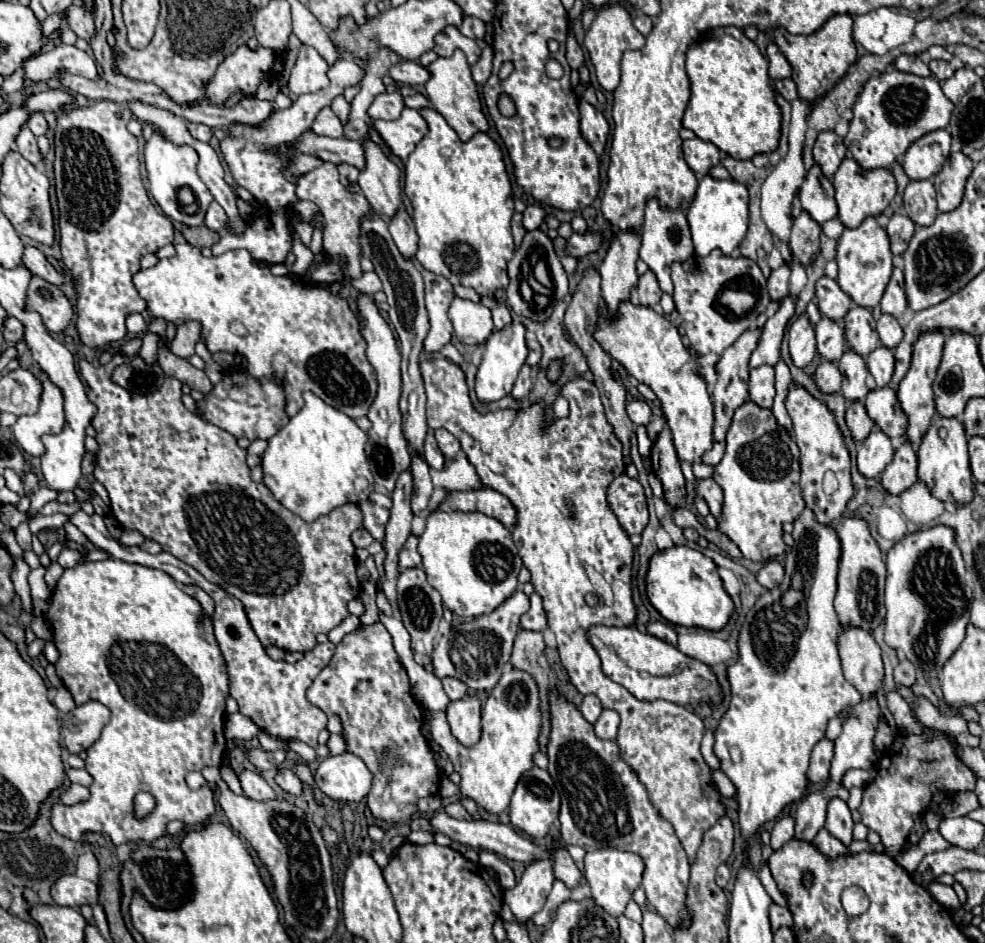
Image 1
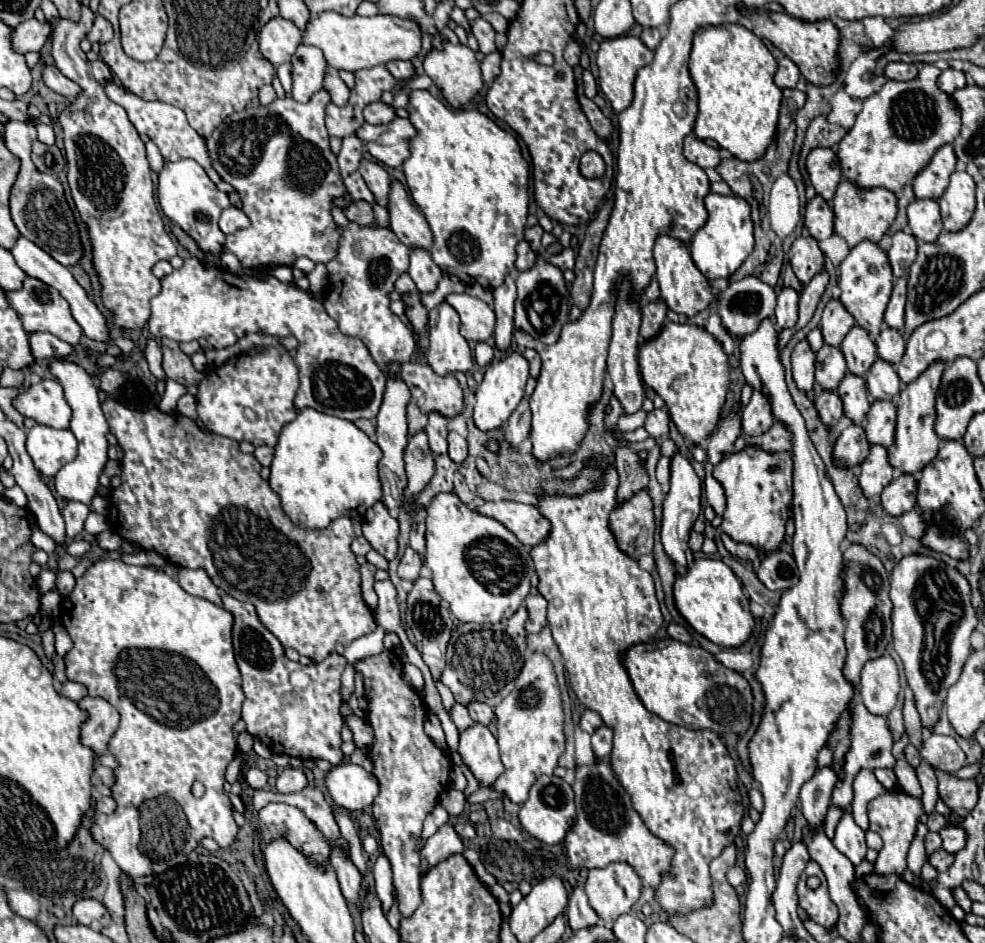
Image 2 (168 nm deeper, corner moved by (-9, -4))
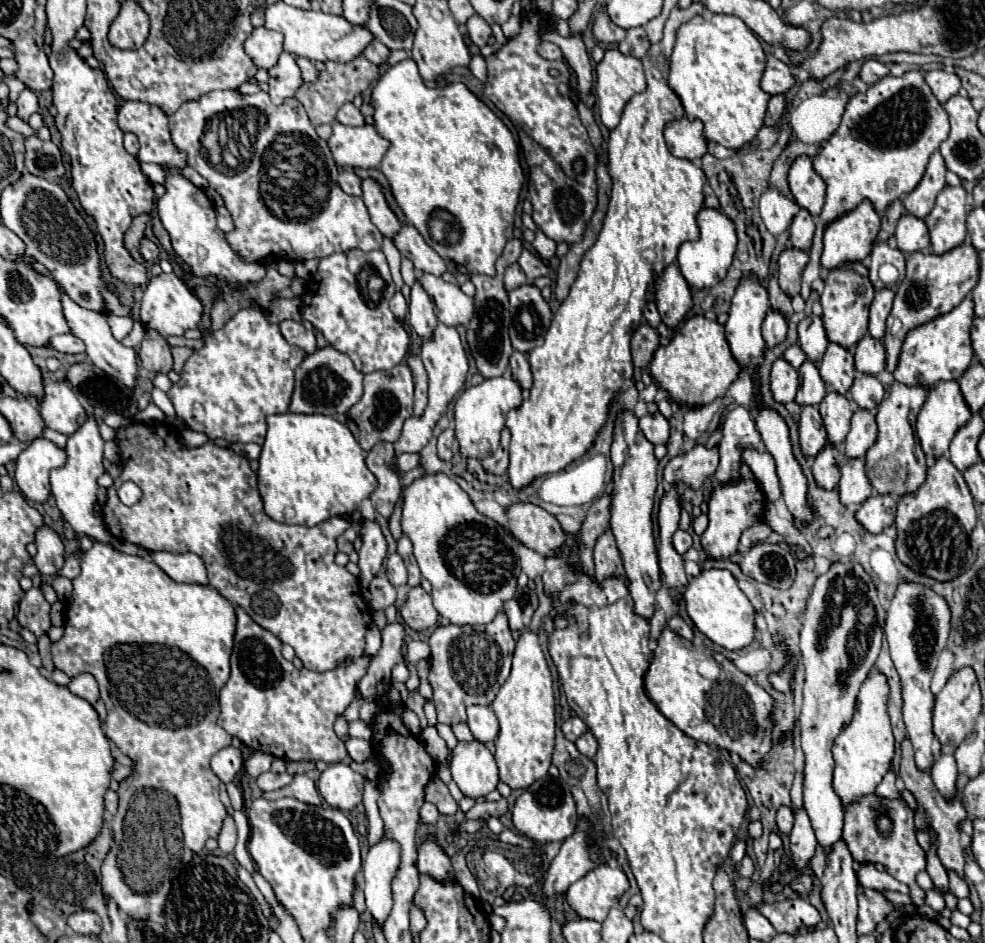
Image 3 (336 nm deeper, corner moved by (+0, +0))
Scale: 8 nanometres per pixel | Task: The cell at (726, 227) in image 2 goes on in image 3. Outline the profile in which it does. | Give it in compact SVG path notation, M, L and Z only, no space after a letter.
M702 209L696 217L700 239L694 243L682 243L678 249L678 267L692 289L708 289L720 283L732 265L732 255L736 251L736 231L732 221L716 209Z

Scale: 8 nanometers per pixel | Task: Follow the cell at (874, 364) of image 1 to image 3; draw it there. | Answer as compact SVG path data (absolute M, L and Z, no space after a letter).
M856 373L850 395L860 409L868 409L870 413L876 413L880 401L884 399L884 387L874 375Z

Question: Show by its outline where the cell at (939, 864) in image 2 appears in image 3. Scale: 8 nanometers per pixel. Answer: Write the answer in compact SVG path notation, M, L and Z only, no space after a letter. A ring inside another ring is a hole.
M866 795L866 797L862 797L862 799L858 799L846 807L842 841L846 843L854 861L858 861L858 863L880 863L894 879L908 885L914 905L922 907L924 905L924 891L916 885L916 875L926 869L926 853L918 845L914 829L910 827L912 817L914 817L914 813L904 799L884 799L878 795ZM878 817L892 819L892 831L888 835L884 835L878 829L878 825L876 825Z

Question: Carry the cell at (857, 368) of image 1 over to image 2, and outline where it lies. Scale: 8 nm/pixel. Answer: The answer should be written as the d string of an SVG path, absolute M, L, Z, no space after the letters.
M847 373L843 377L843 381L837 387L837 393L843 401L843 413L853 421L853 423L861 423L863 417L867 415L871 403L869 403L869 391L867 391L867 383L863 377Z

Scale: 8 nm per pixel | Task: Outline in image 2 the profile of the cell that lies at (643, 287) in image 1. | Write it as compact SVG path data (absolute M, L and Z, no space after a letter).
M663 299L649 301L649 303L643 305L643 309L641 309L641 315L643 315L641 337L643 339L649 339L649 337L657 335L657 331L665 323L665 313L667 313L667 303Z

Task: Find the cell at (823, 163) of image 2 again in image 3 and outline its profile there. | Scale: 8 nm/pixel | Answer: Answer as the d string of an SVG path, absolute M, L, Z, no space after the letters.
M800 157L792 163L788 173L788 185L794 201L802 209L810 211L812 217L818 217L824 205L824 181L820 179L820 175L816 175L812 159Z

